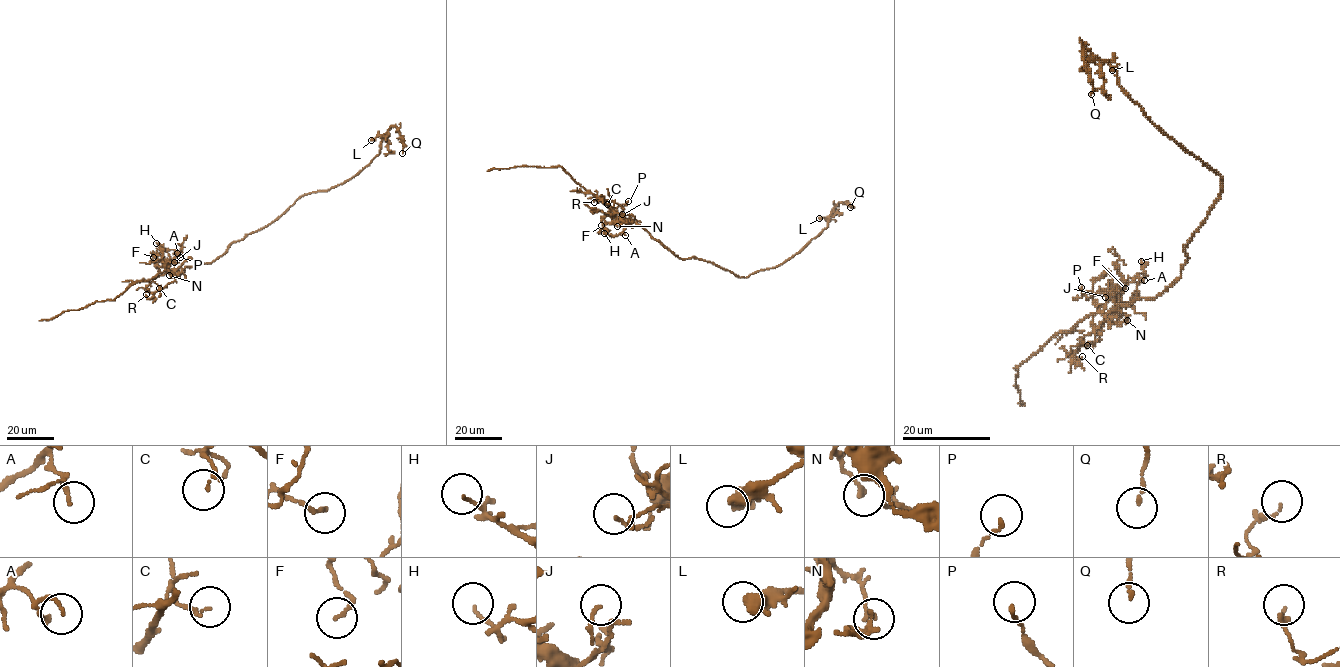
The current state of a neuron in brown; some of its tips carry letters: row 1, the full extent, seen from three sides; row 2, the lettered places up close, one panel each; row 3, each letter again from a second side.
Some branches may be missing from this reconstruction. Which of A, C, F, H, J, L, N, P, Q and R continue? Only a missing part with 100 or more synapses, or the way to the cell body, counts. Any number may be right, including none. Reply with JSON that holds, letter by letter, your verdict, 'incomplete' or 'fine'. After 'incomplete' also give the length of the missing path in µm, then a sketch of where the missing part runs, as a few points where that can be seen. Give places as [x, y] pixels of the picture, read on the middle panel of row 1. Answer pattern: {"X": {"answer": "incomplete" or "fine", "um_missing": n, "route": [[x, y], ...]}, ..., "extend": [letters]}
{"A": {"answer": "fine"}, "C": {"answer": "fine"}, "F": {"answer": "fine"}, "H": {"answer": "fine"}, "J": {"answer": "fine"}, "L": {"answer": "fine"}, "N": {"answer": "fine"}, "P": {"answer": "fine"}, "Q": {"answer": "fine"}, "R": {"answer": "fine"}, "extend": []}

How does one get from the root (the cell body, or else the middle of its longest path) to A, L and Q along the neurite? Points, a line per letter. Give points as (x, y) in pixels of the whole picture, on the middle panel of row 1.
A: (689, 258), (680, 258), (641, 226), (622, 217), (617, 222), (626, 224), (625, 235)
L: (689, 258), (709, 261), (747, 277), (777, 267), (798, 253), (827, 227), (830, 218), (819, 218)
Q: (689, 258), (709, 261), (747, 277), (777, 267), (798, 253), (827, 227), (838, 204), (847, 203), (850, 207)

